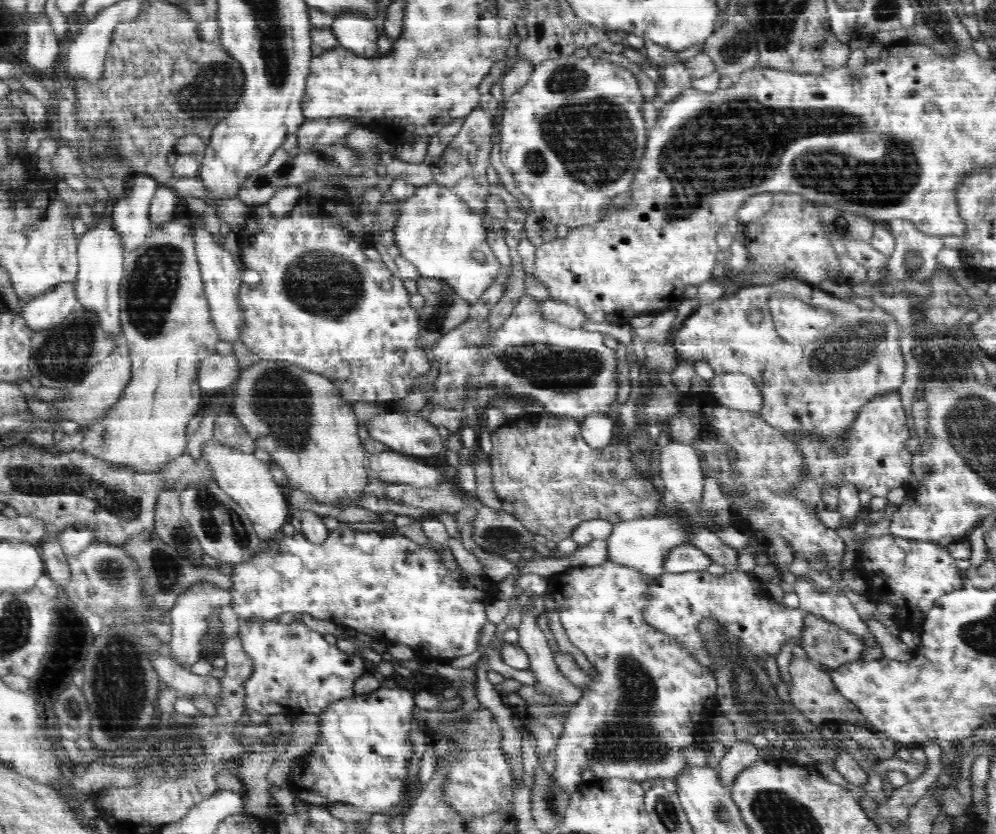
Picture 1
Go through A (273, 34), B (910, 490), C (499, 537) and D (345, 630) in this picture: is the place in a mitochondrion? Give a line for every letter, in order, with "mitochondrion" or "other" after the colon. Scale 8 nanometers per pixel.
A: mitochondrion
B: other
C: mitochondrion
D: other

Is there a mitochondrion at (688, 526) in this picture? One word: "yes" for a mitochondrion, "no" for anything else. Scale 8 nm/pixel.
no

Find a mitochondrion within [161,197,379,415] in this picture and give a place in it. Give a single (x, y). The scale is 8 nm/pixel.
(323, 283)

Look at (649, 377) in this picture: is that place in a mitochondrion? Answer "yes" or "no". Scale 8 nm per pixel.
yes

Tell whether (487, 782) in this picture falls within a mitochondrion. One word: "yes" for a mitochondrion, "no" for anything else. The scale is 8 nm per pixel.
no

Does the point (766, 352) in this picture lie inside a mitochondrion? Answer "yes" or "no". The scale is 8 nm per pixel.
no

